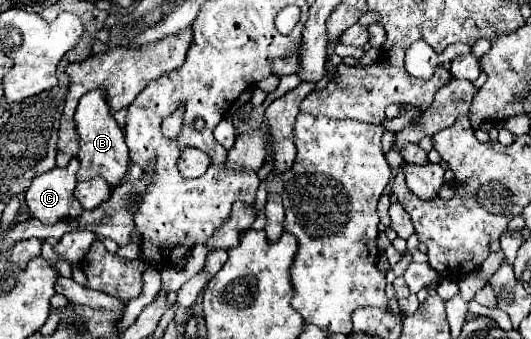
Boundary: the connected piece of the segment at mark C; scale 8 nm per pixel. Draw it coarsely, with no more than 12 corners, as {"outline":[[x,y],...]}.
{"outline":[[78,158],[36,176],[24,194],[42,224],[82,214]]}

